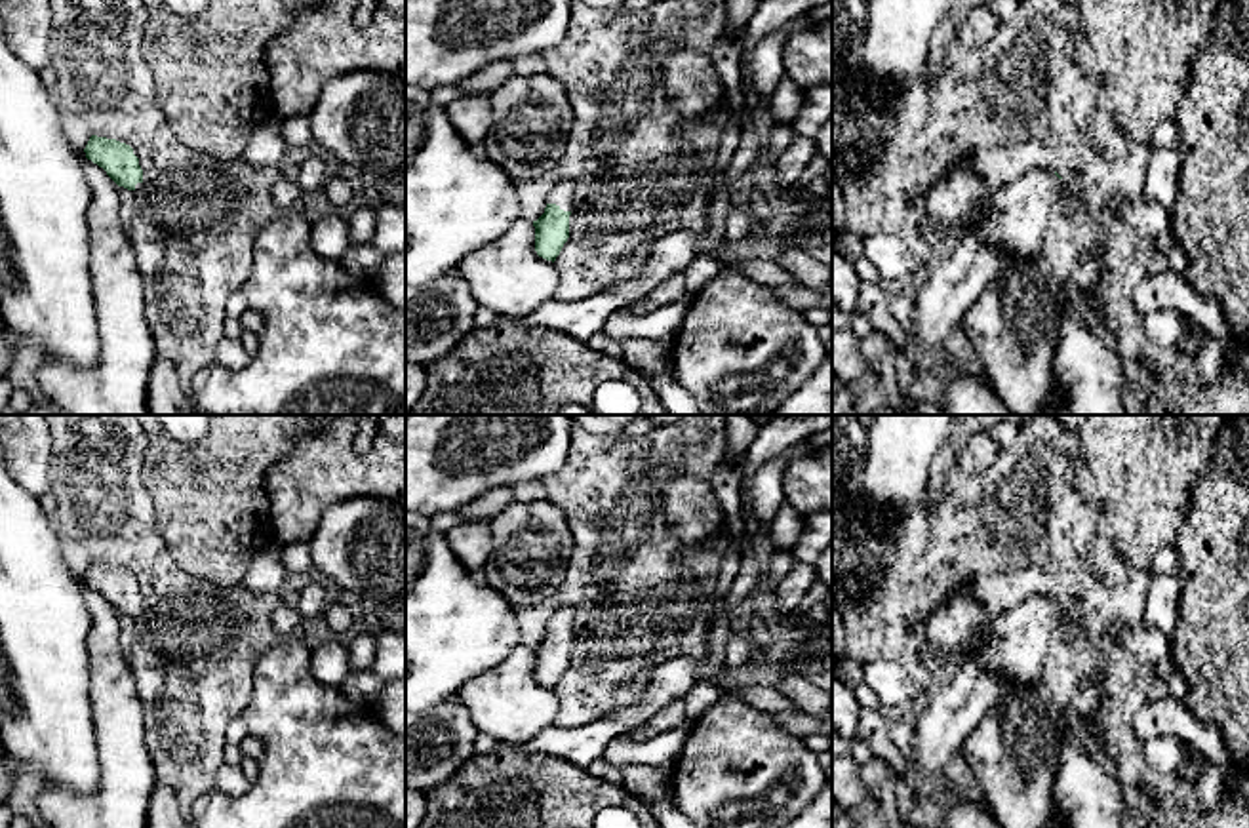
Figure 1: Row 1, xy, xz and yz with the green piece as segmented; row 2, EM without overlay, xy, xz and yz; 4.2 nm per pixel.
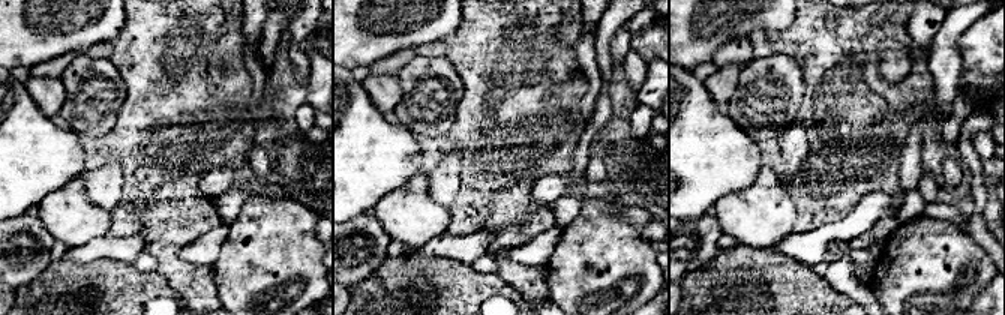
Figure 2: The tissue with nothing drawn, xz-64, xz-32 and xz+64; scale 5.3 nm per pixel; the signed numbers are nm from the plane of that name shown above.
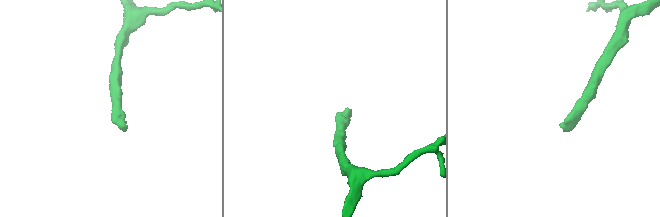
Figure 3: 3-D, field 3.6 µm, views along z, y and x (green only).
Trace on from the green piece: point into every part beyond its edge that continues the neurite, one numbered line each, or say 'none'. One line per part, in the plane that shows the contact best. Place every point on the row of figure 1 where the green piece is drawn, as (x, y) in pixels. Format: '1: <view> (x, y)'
1: xz (562, 195)

